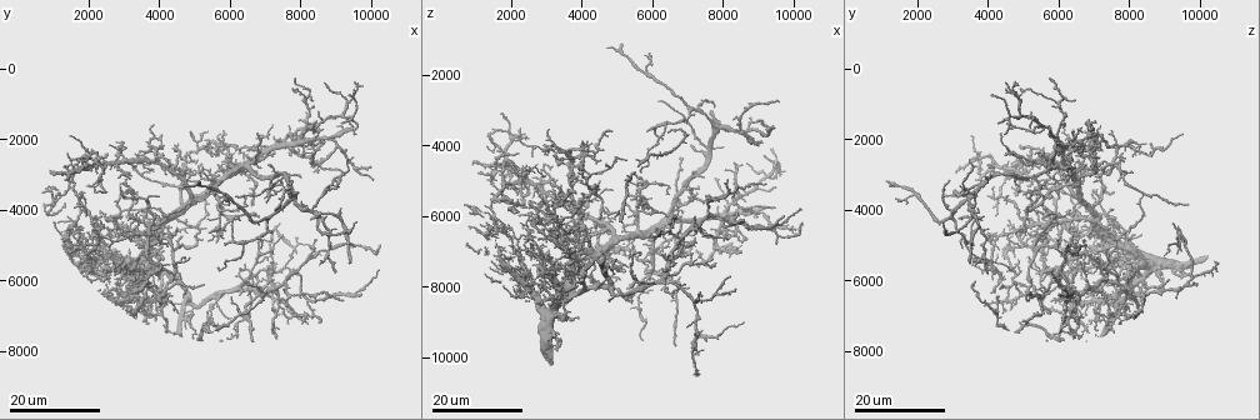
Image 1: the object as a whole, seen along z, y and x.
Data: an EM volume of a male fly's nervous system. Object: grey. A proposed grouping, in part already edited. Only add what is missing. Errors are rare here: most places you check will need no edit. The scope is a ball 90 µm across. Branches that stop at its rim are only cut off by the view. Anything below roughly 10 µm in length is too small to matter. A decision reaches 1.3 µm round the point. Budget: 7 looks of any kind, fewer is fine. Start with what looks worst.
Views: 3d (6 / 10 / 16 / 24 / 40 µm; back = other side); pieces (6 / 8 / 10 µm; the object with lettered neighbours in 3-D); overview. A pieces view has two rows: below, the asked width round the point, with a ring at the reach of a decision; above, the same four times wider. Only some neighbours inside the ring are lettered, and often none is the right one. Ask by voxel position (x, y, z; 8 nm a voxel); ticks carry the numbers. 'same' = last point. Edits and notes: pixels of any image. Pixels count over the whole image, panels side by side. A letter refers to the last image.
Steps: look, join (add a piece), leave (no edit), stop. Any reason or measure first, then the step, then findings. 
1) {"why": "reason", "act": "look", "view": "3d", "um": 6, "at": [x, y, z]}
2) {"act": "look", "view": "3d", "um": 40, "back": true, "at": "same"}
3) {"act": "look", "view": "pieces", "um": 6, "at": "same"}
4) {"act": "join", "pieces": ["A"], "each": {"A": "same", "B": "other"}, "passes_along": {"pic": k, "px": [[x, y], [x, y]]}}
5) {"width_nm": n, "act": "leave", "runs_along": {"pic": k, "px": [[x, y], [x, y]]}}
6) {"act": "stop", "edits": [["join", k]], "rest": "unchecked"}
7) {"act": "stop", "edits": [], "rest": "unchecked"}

{"why": "end of a long branch", "act": "look", "view": "3d", "um": 16, "at": [3300, 3400, 7500]}

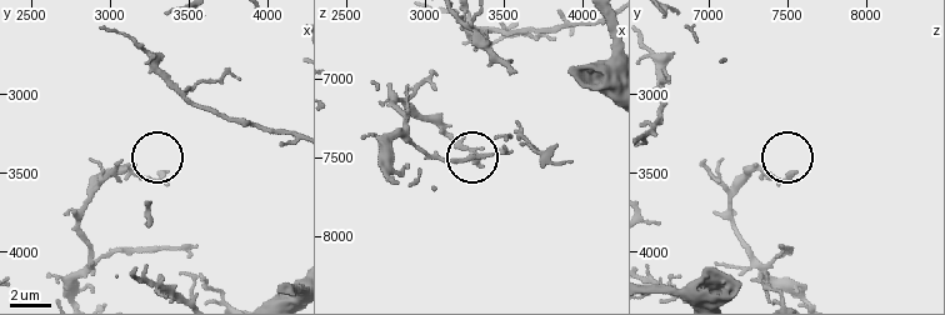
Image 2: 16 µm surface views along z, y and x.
{"act": "look", "view": "3d", "um": 10, "at": [3360, 3520, 7560]}

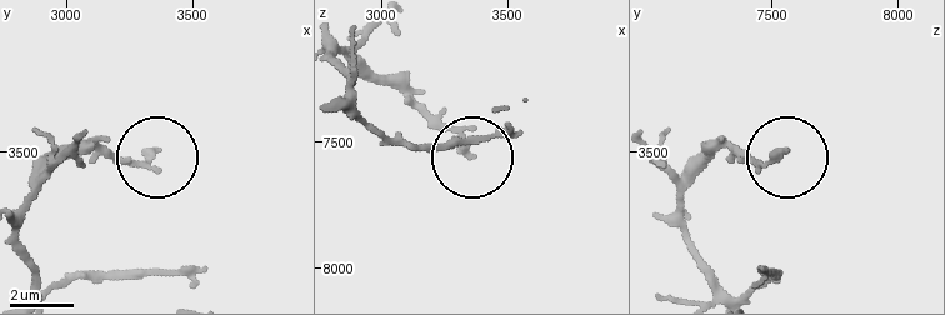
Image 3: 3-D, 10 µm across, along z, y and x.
{"act": "look", "view": "pieces", "um": 6, "at": [3350, 3490, 7560]}

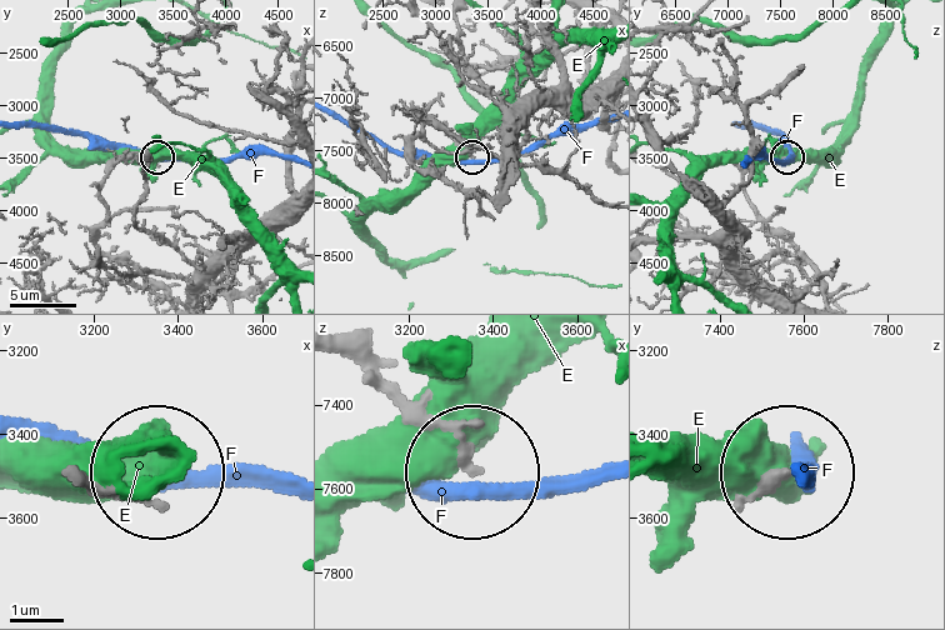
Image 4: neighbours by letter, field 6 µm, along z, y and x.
{"act": "leave", "each": {"E": "other", "F": "other"}, "found": "no lettered piece goes on from it"}

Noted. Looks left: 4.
{"why": "an open end", "act": "look", "view": "3d", "um": 16, "at": [7000, 2700, 4000]}

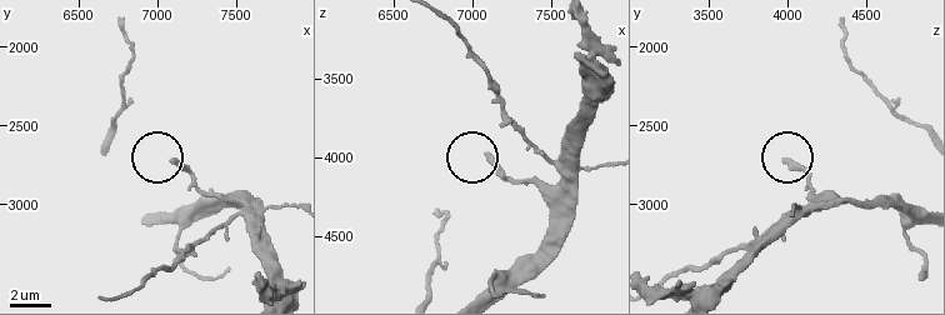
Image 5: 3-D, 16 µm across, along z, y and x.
{"act": "look", "view": "pieces", "um": 10, "at": [7120, 2720, 4000]}

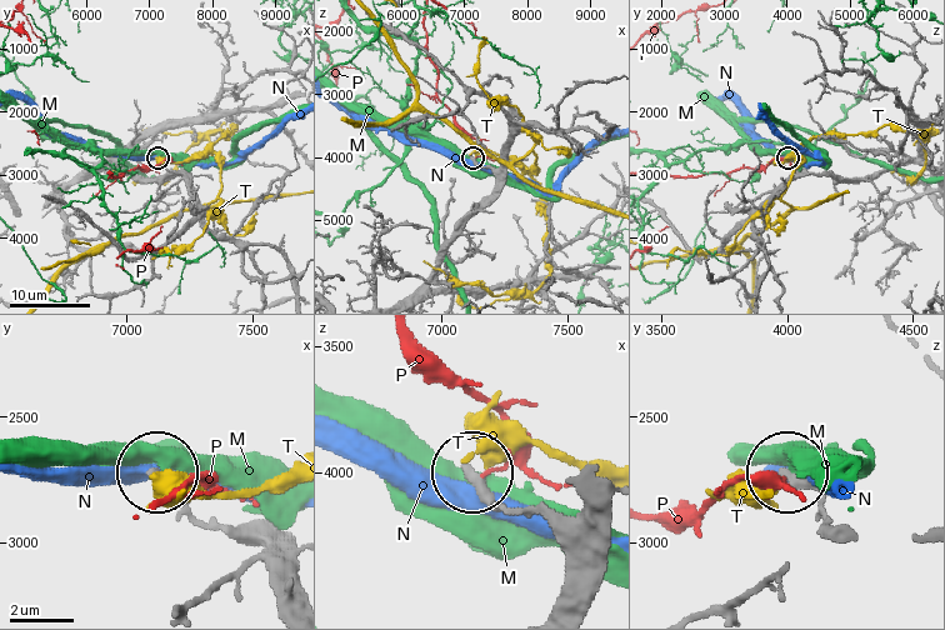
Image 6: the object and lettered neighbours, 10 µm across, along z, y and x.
{"act": "leave", "each": {"M": "other", "N": "other", "P": "other", "T": "other"}, "runs_along": {"pic": 6, "px": [[839, 531], [814, 490], [793, 478]]}, "found": "none of them fits"}

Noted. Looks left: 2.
{"why": "an open end", "act": "look", "view": "3d", "um": 16, "at": [5400, 4600, 4800]}

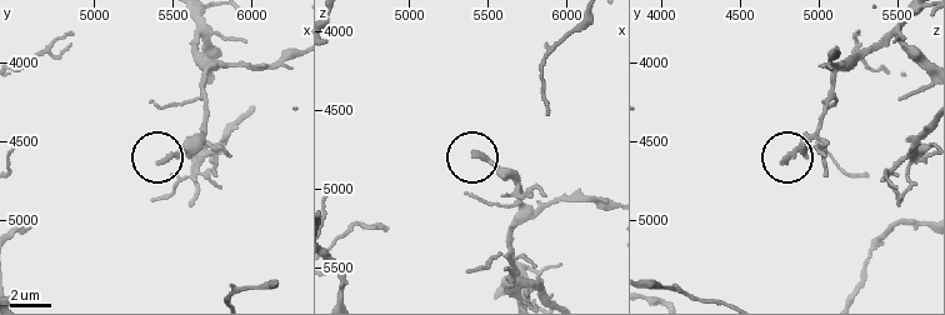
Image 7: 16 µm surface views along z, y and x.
{"act": "look", "view": "pieces", "um": 8, "at": [5400, 4620, 4780]}

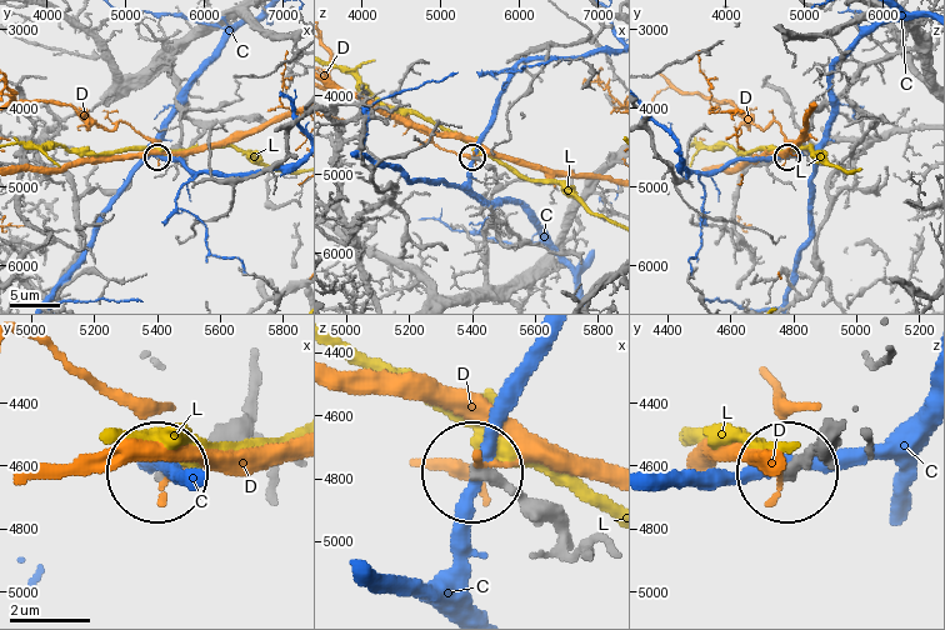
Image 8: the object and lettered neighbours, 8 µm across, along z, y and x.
{"act": "leave", "each": {"C": "other", "D": "other", "L": "other"}, "found": "no lettered piece goes on from it"}

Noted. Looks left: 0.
{"act": "stop", "edits": [], "rest": "unchecked"}

